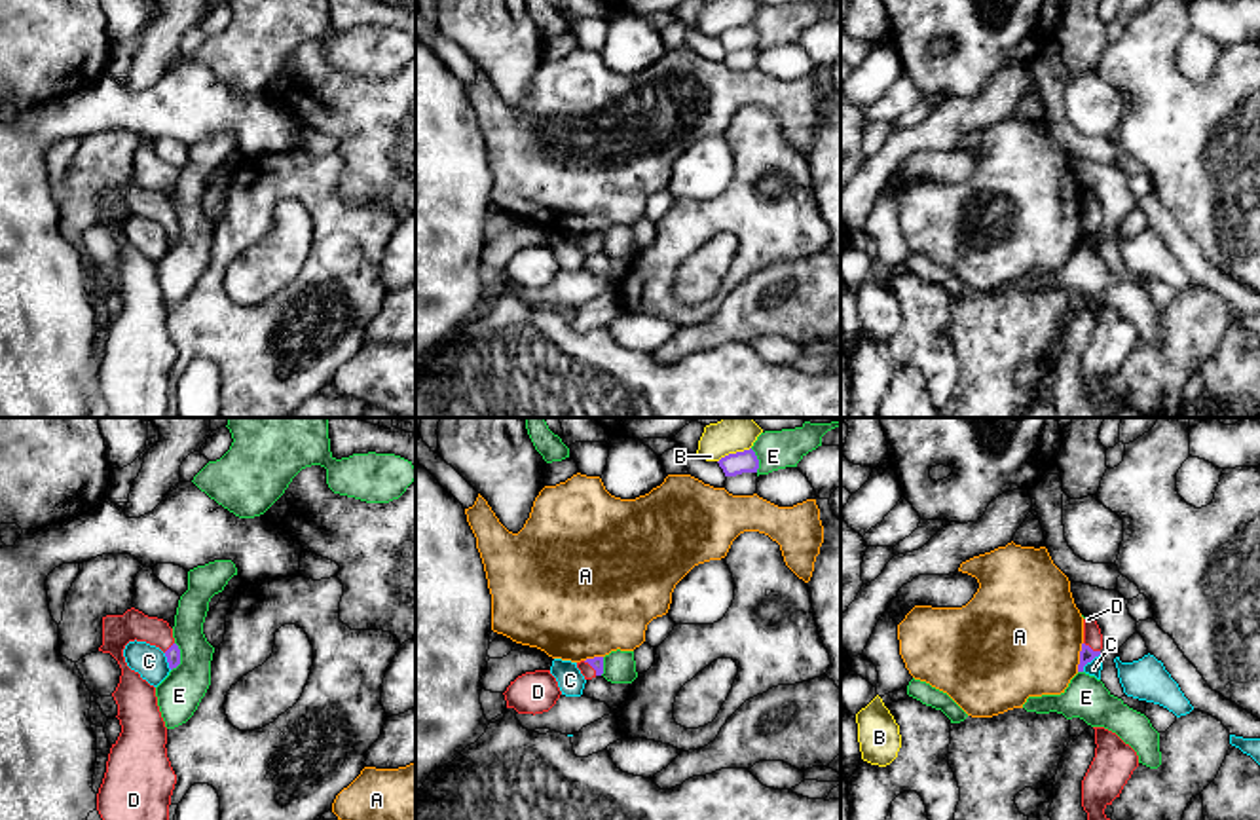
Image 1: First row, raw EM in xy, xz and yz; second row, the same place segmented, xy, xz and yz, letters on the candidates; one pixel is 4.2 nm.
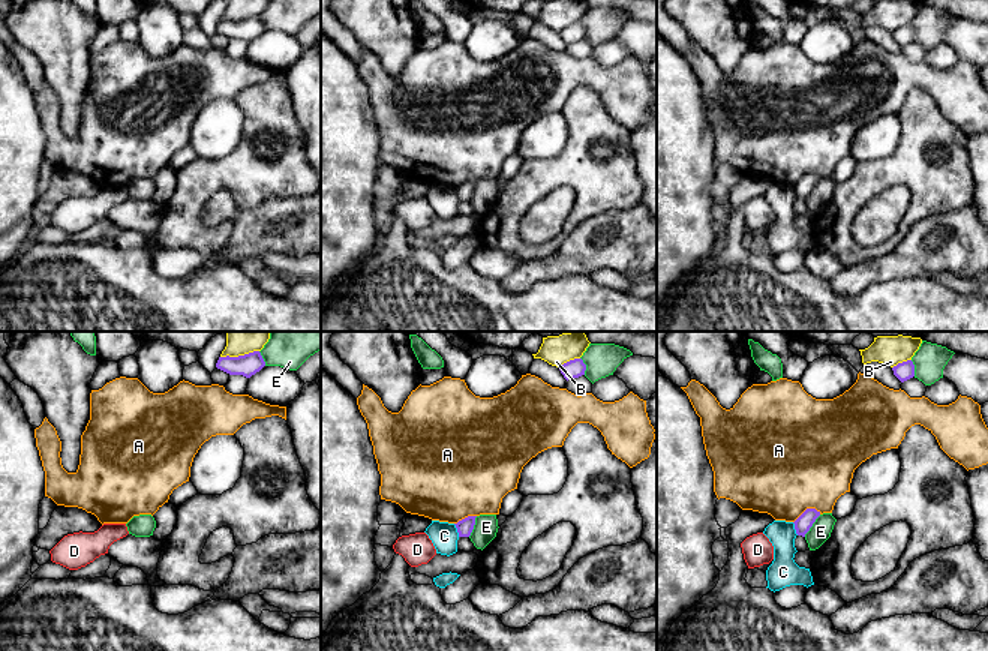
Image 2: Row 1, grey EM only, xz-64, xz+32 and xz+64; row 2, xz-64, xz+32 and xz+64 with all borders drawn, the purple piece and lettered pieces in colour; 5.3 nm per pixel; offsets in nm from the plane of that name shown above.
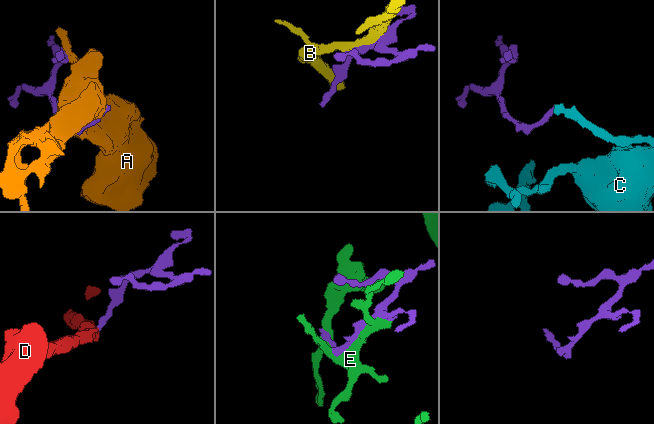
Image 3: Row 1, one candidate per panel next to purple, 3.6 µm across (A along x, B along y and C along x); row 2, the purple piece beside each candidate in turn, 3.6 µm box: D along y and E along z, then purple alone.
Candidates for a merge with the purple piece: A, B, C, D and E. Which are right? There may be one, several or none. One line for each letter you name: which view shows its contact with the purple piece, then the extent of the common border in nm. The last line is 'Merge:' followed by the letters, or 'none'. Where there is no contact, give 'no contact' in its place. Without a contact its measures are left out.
D: meets purple in xz; contact 90 nm long
Merge: D

